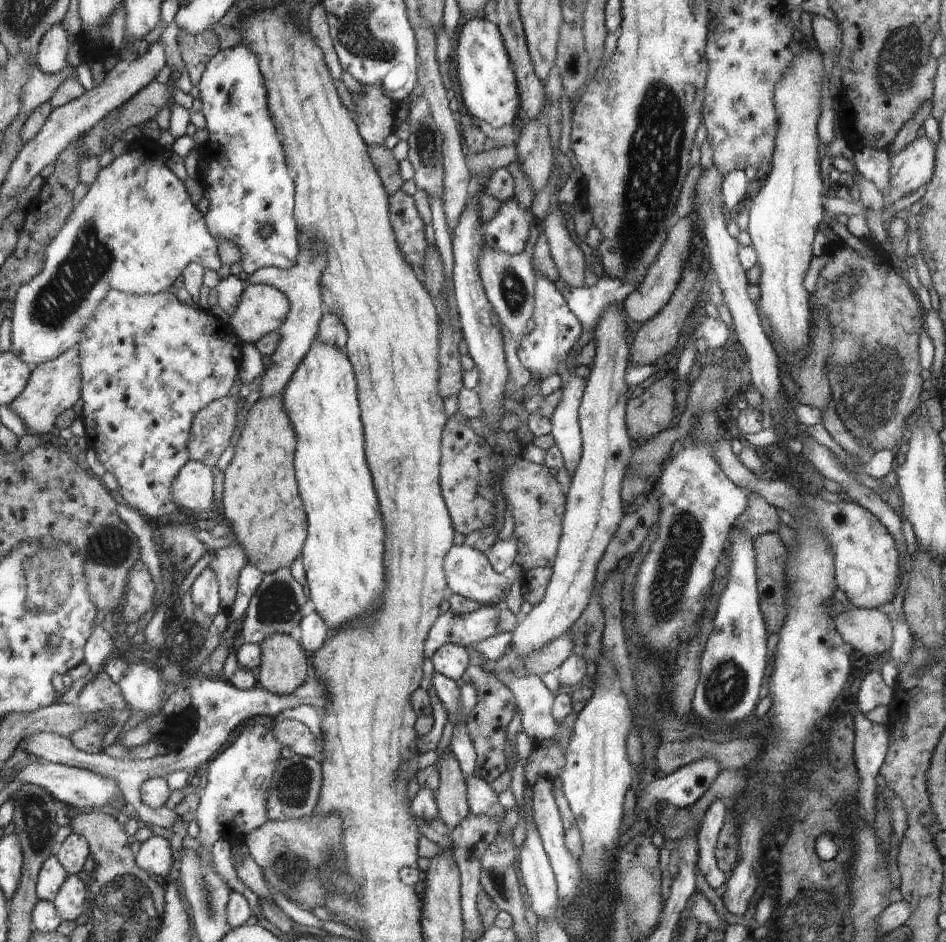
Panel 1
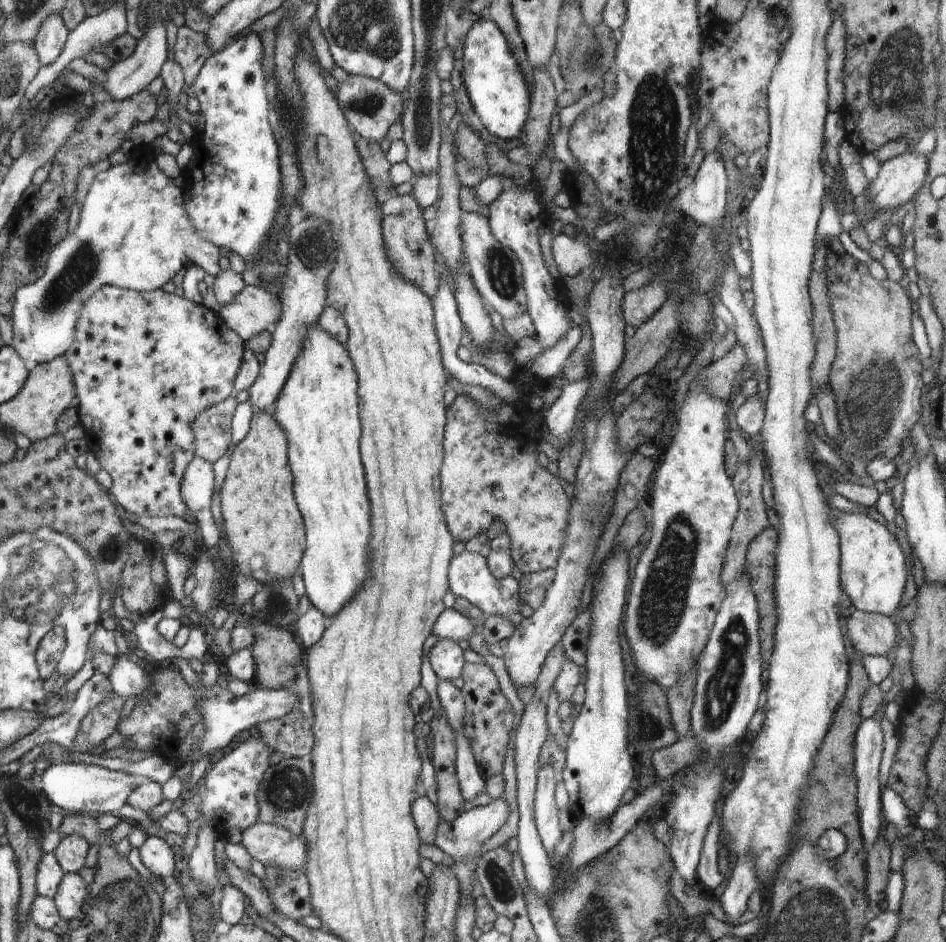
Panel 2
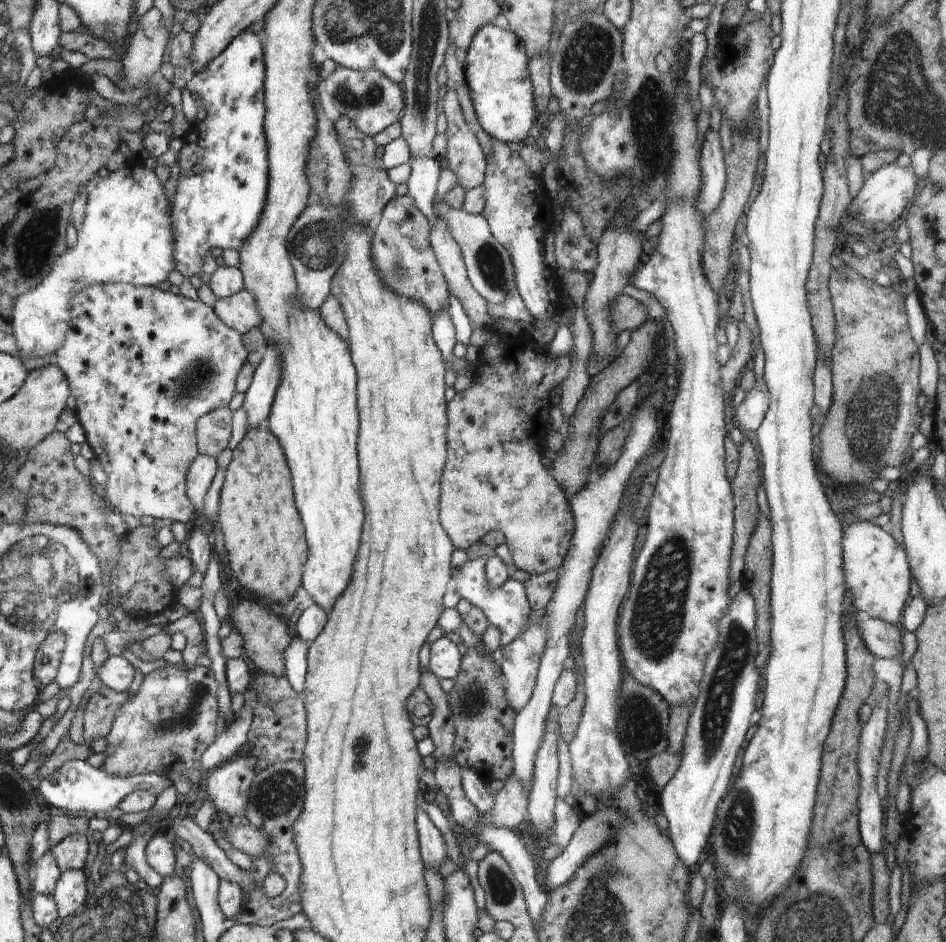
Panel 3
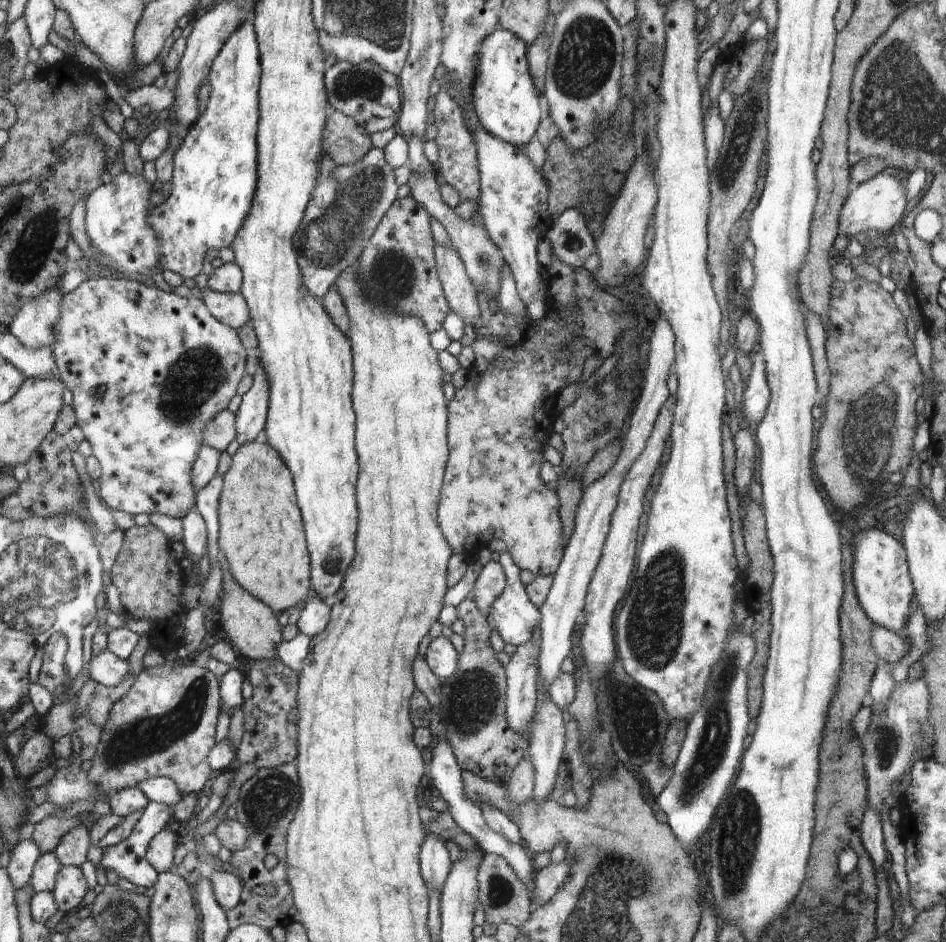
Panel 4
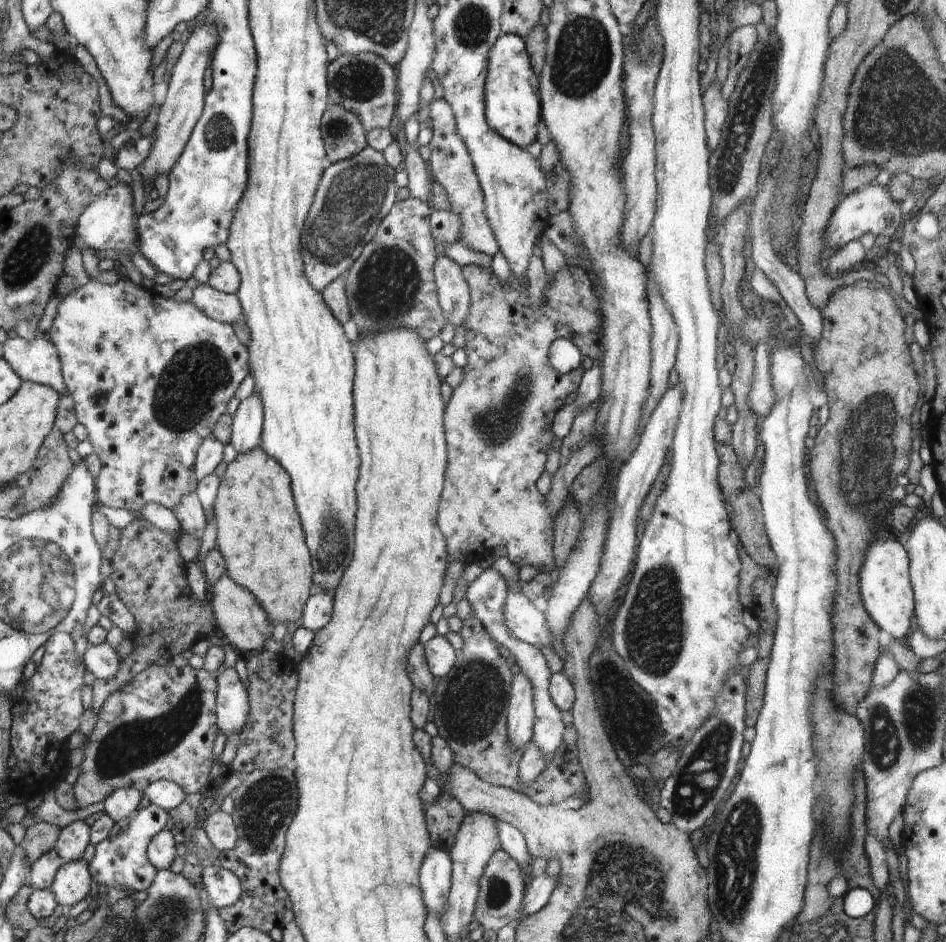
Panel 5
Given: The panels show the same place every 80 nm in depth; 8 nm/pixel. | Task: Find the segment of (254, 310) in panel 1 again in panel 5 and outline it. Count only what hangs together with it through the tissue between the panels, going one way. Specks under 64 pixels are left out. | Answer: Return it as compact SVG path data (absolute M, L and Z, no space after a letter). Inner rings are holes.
M199 285L193 292L191 301L196 308L214 321L234 325L244 314L243 305L236 294L218 292L208 285Z

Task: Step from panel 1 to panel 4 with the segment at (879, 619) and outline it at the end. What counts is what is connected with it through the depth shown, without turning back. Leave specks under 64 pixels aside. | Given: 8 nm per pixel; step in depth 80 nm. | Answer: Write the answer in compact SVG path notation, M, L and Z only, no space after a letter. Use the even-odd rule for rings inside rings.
M873 623L872 626L874 628L872 628L870 644L881 662L898 662L910 653L909 641L901 638L900 634L877 623Z

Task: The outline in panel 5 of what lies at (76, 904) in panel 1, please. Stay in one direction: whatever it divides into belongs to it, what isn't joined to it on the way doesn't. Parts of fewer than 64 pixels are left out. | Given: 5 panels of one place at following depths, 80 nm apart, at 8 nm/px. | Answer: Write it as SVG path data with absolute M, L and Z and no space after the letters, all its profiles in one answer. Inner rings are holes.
M74 860L60 866L50 886L50 891L55 897L57 905L69 910L76 906L76 902L82 902L82 898L88 896L90 890L90 874L88 866L80 860Z

